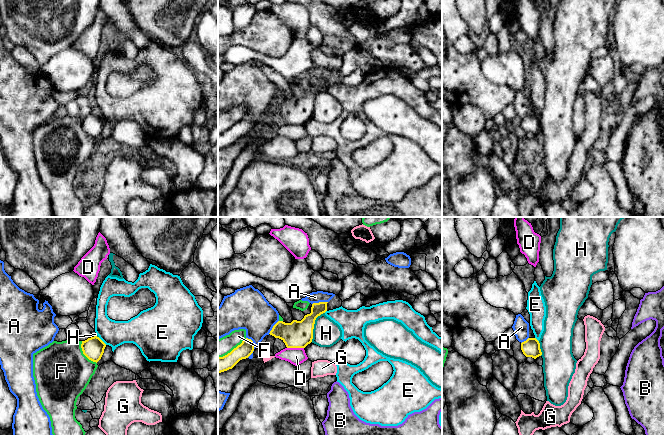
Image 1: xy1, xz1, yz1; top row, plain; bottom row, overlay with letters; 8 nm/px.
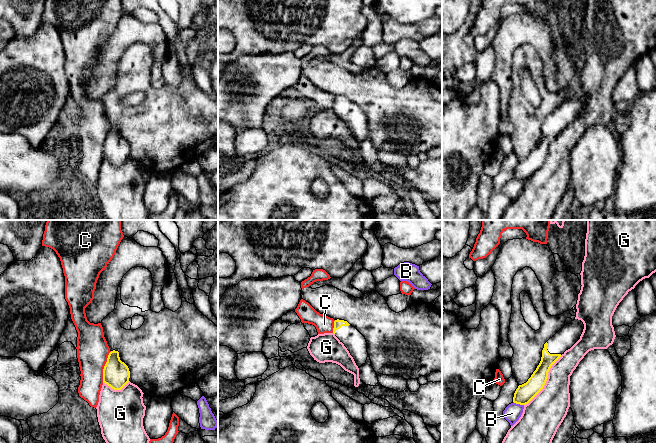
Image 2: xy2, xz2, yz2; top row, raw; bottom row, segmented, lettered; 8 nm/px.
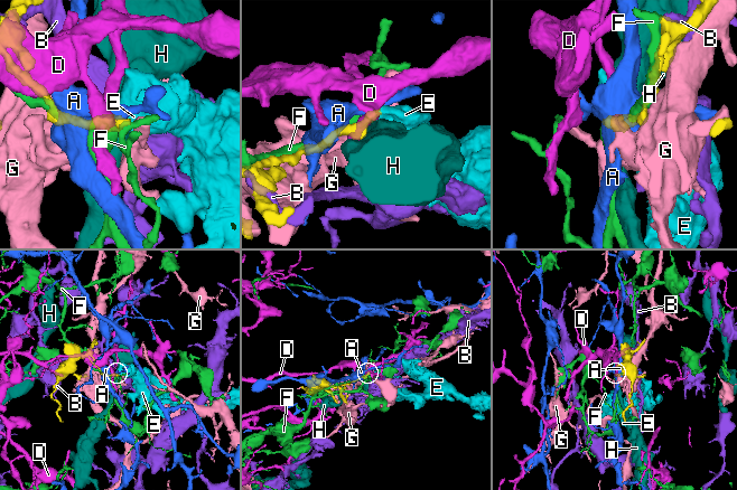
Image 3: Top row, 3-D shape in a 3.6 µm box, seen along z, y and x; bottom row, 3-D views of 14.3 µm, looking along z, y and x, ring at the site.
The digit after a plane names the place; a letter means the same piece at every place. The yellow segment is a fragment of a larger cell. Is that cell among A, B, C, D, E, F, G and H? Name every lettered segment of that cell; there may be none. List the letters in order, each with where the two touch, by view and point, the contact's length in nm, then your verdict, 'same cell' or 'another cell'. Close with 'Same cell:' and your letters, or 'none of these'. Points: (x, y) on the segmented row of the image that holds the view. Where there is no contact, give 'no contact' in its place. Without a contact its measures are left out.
A: contact xz1 (319, 302); length 130 nm; another cell
B: contact yz2 (518, 403); length 90 nm; another cell
C: contact xy2 (104, 367); length 260 nm; another cell
D: contact xz1 (295, 347); length 140 nm; another cell
E: contact xy1 (101, 340); length 90 nm; another cell
F: contact xy1 (84, 354); length 220 nm; another cell
G: contact yz2 (546, 380); length 500 nm; another cell
H: contact xz1 (313, 326); length 260 nm; another cell
Same cell: none of these

